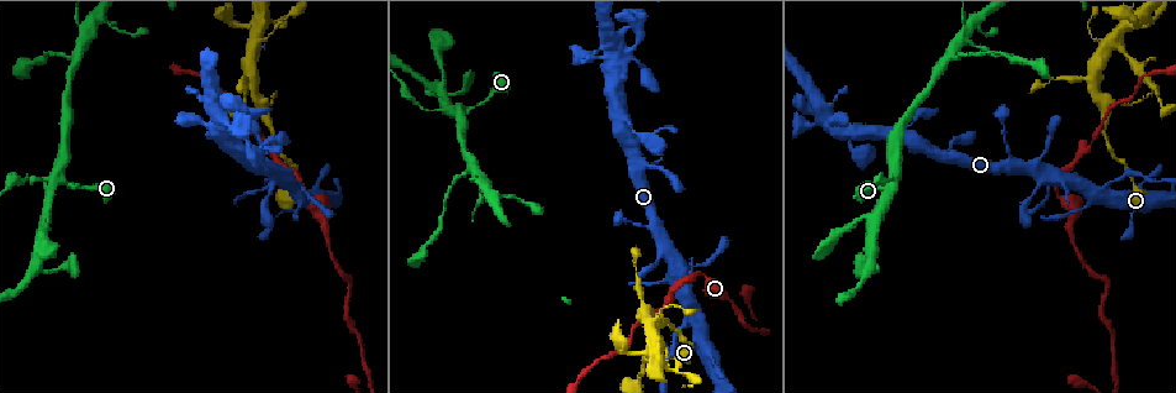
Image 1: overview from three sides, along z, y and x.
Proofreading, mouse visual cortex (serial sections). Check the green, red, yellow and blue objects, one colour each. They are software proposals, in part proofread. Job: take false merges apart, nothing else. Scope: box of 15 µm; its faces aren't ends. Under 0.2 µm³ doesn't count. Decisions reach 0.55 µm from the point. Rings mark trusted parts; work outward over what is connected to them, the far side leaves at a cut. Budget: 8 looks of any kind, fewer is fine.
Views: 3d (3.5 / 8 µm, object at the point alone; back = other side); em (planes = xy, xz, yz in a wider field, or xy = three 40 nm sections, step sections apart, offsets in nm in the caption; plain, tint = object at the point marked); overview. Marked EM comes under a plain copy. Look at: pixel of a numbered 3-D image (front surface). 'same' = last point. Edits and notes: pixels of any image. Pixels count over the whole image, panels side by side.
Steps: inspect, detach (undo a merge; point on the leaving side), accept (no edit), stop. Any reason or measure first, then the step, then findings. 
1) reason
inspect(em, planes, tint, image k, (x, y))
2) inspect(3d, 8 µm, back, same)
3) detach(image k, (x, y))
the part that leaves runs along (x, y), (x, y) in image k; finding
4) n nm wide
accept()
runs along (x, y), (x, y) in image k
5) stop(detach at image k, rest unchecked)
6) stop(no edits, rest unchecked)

sharp bend
inspect(3d, 3.5 µm, image 1, (350, 282))

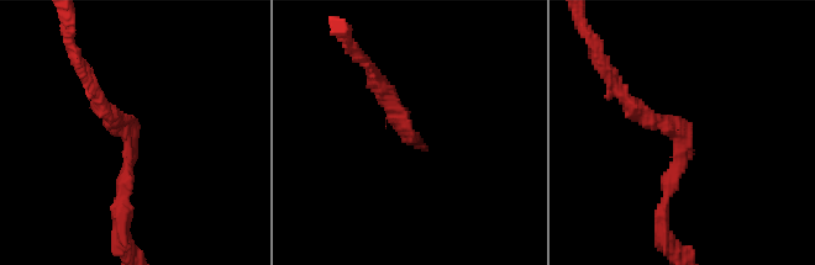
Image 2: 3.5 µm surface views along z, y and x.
arms of 150, 200 nm
accept()
all the same cell

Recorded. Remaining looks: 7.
arms part here
inspect(3d, 3.5 µm, image 1, (689, 316))

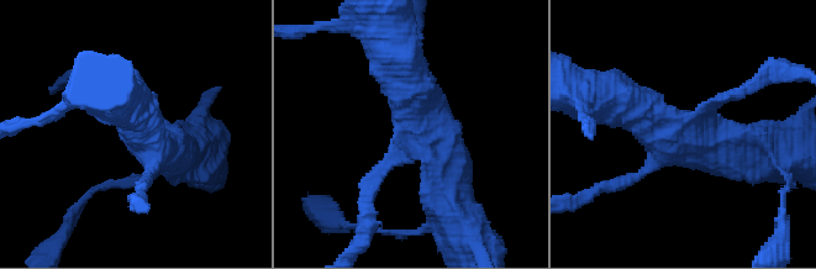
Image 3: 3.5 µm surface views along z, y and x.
inspect(em, xy, step 5, tint, image 3, (419, 128))

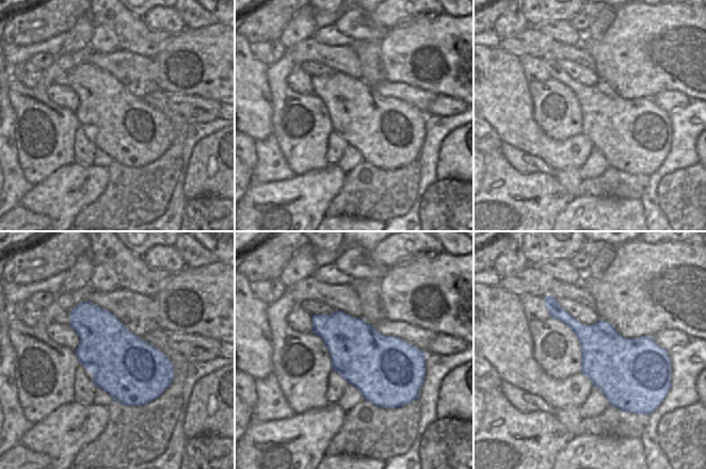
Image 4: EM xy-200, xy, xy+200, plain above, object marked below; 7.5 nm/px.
accept()
runs along (398, 61), (428, 111), (451, 193) in image 3; continuous, no second cell

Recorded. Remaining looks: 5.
sudden change in width
inspect(3d, 3.5 µm, back, image 1, (272, 153))

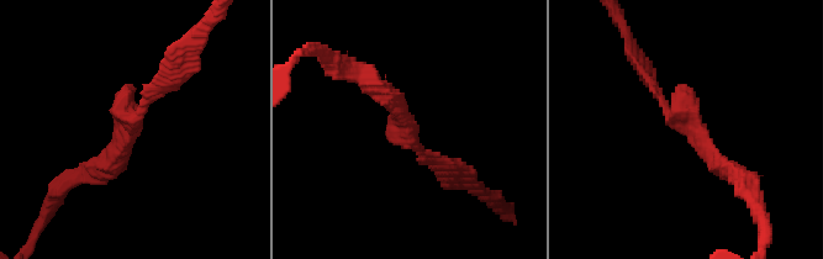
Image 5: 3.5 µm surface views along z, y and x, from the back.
shape alone is not enough
inspect(em, planes, tint, image 5, (130, 129))

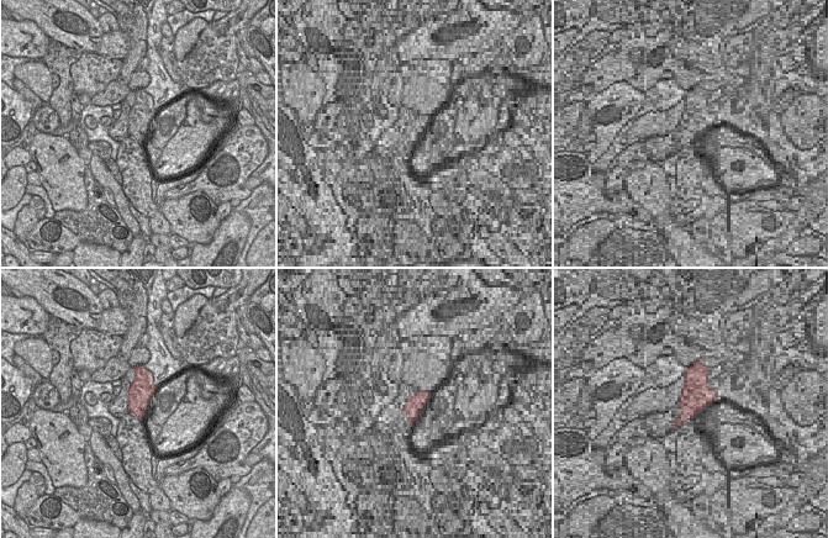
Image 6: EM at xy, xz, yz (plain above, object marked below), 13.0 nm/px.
accept()
runs along (738, 173), (675, 120), (644, 74) in image 5; all the same cell

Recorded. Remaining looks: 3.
sudden change in width
inspect(3d, 3.5 µm, image 1, (187, 70))

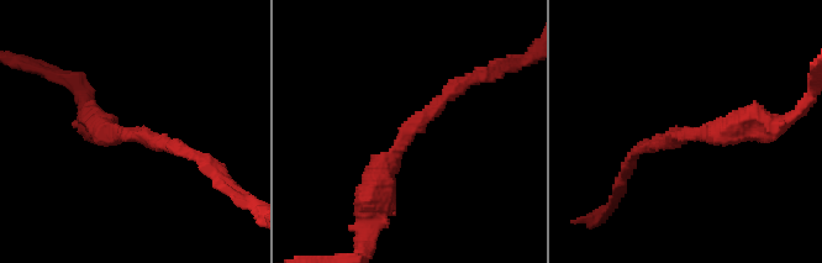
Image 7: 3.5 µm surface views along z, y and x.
arms of 150, 350 nm; now the EM
inspect(em, xy, step 1, tint, image 7, (692, 135))

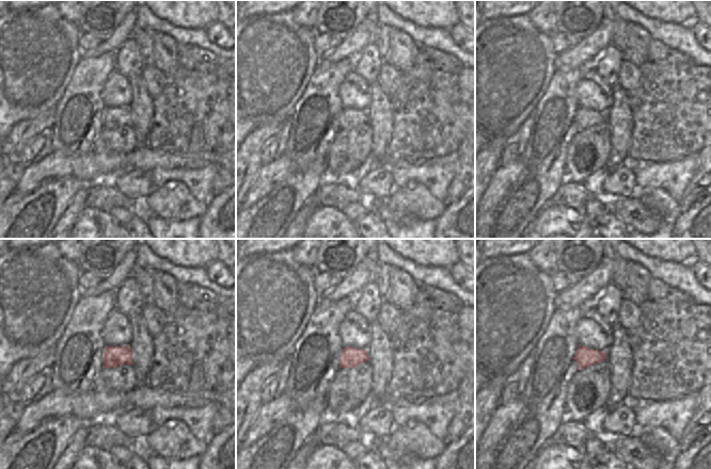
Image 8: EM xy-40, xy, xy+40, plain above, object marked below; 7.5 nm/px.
150 nm wide
accept()
runs along (465, 80), (407, 131), (370, 185) in image 7; one cell here

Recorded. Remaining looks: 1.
stop(no edits, rest unchecked)

